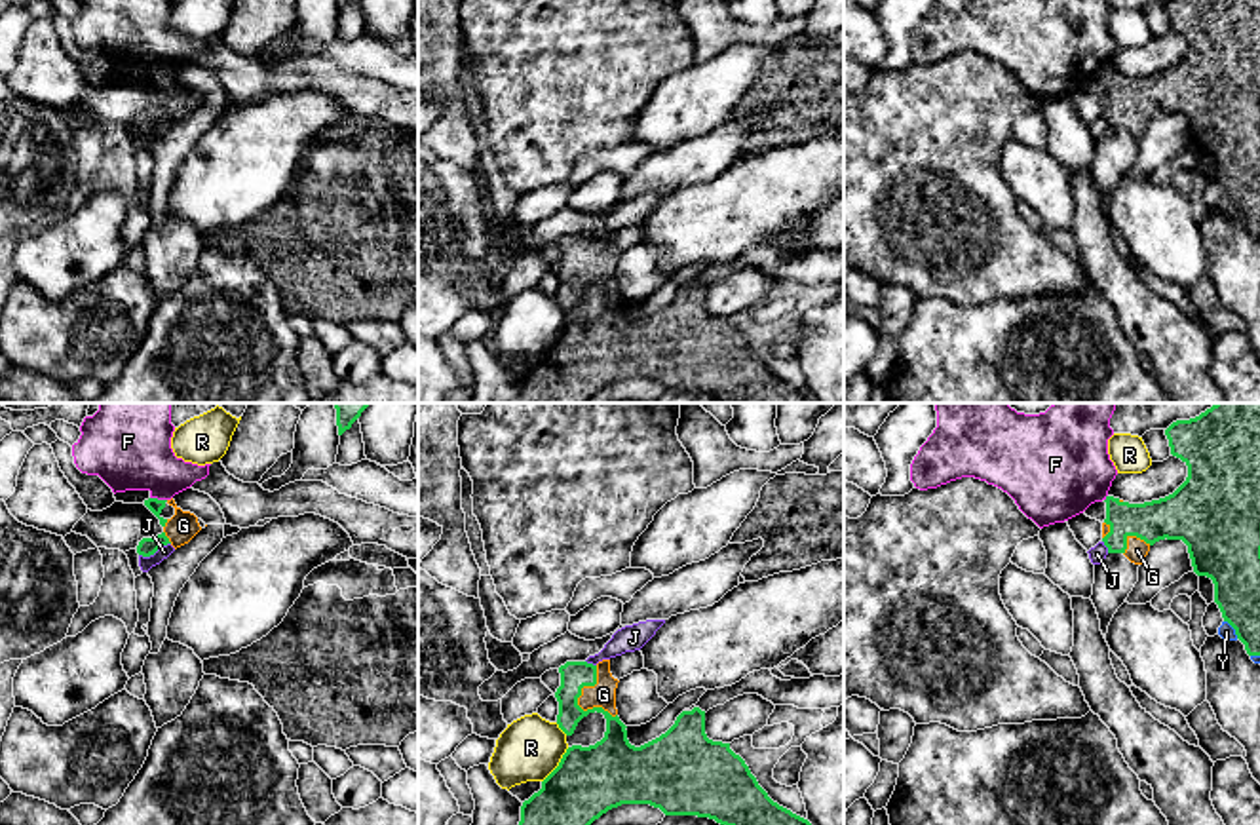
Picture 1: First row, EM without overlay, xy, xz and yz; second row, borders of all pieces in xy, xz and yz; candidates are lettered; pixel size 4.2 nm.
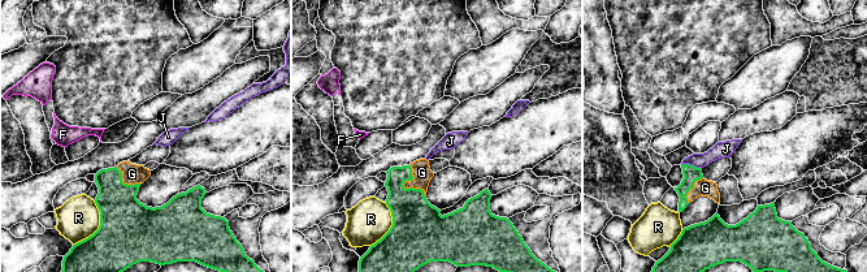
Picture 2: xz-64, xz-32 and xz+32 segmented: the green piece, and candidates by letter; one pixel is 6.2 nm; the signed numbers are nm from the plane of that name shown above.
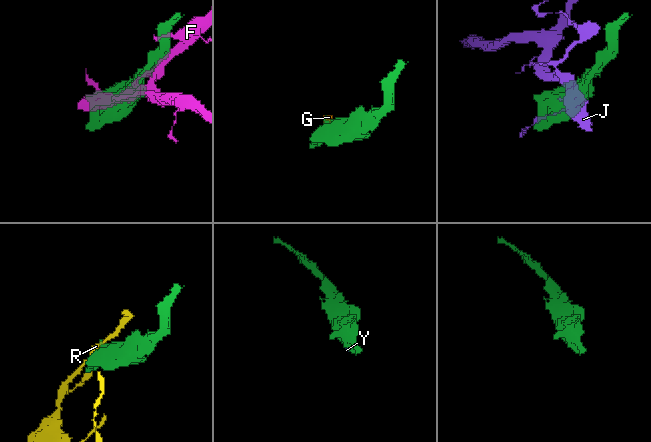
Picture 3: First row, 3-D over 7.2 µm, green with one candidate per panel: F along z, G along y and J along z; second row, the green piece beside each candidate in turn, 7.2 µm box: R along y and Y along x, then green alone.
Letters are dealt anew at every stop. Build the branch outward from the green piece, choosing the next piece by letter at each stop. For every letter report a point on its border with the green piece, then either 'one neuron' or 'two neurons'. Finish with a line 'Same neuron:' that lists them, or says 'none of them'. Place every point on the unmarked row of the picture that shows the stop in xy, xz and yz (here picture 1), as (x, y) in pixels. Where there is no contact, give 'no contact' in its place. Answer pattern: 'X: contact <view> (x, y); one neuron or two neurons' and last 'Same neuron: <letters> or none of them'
F: contact xy (156, 73); two neurons
G: contact xz (576, 274); one neuron
J: contact xy (154, 126); two neurons
R: contact xz (559, 339); two neurons
Y: contact yz (1234, 202); one neuron
Same neuron: G, Y

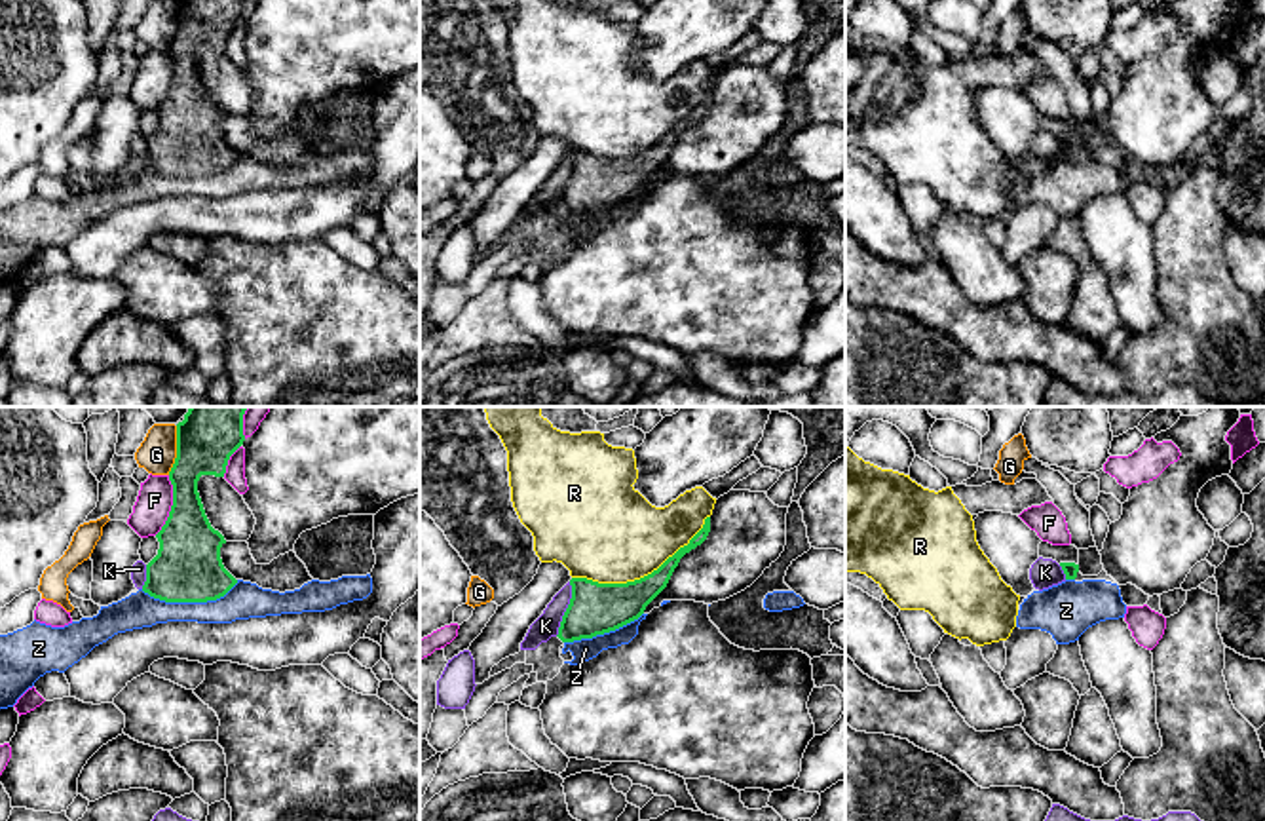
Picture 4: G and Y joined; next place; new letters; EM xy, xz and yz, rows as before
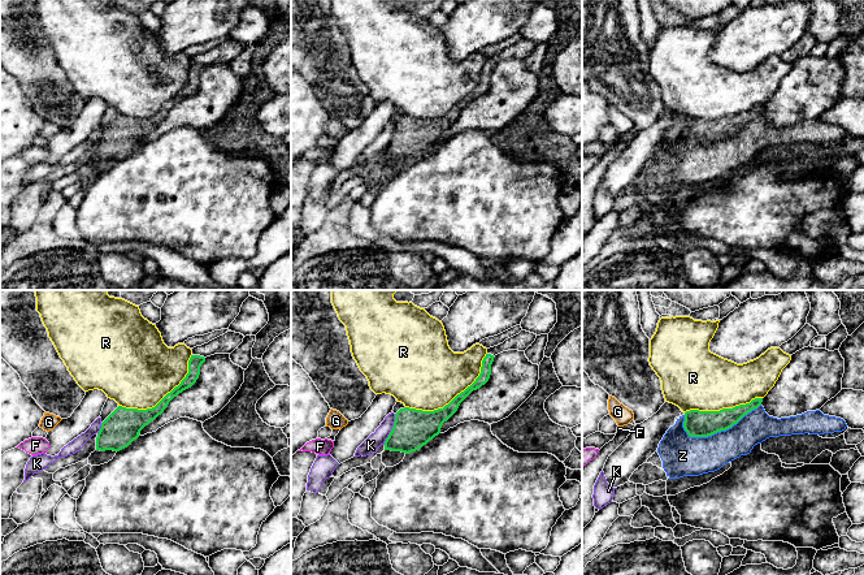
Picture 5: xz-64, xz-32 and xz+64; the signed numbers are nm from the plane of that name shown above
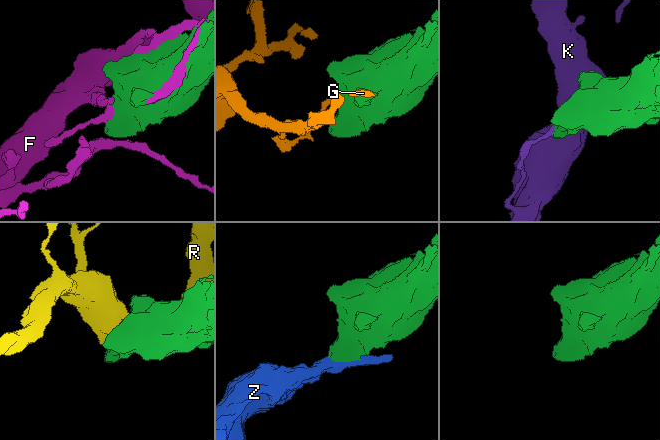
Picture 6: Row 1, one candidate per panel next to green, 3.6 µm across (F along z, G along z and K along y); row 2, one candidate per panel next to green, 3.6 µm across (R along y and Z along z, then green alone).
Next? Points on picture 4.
F: contact xy (171, 80); two neurons
G: contact xy (177, 25); two neurons
K: contact xz (566, 183); two neurons
R: contact xz (644, 151); two neurons
Z: contact xy (188, 175); two neurons
Same neuron: none of them

